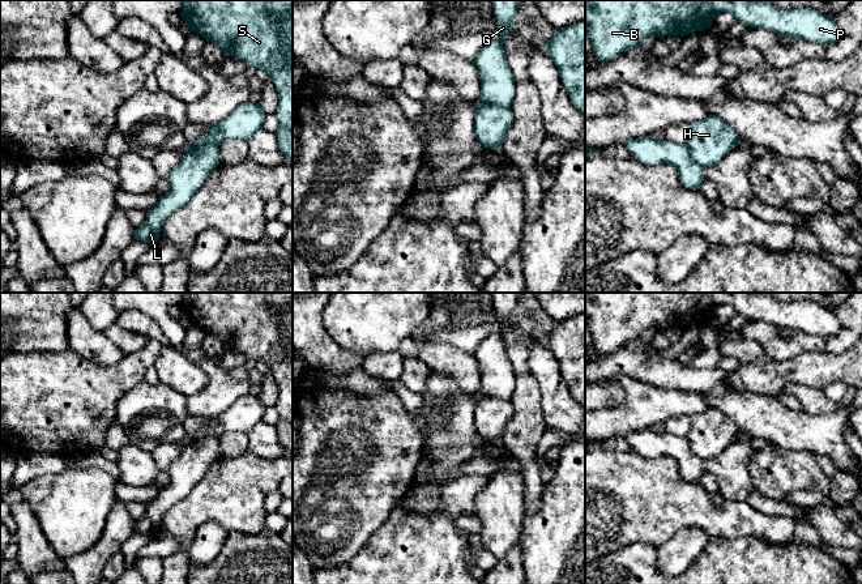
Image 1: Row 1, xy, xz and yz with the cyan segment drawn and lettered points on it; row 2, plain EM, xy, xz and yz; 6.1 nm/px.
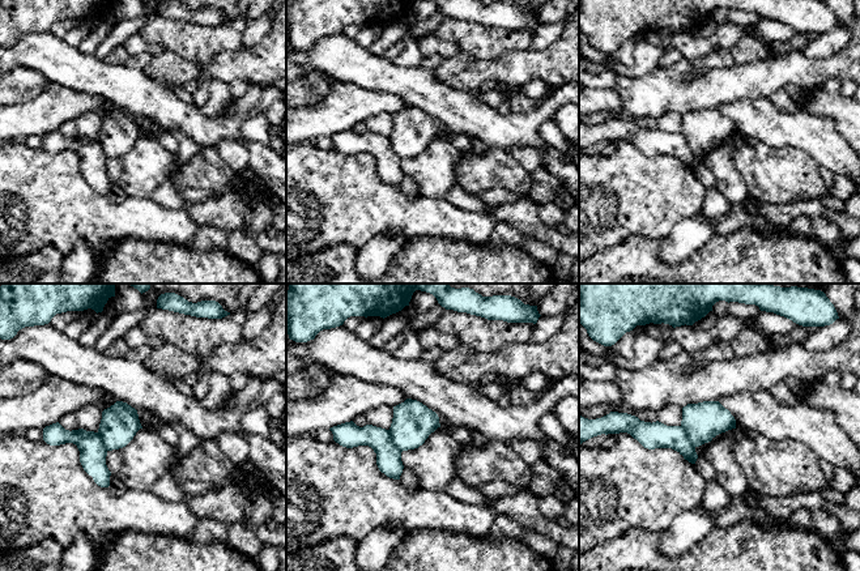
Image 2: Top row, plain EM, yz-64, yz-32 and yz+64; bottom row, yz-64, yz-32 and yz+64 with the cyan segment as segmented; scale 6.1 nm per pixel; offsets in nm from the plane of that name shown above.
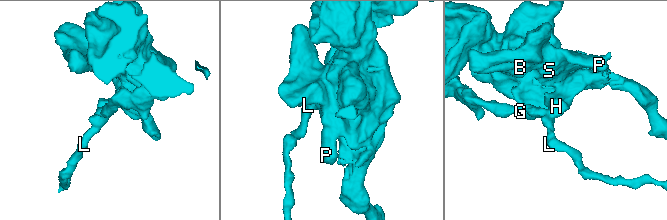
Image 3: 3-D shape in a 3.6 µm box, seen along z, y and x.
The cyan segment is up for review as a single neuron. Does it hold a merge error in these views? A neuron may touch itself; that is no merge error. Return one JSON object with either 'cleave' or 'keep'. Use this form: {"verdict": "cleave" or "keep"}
{"verdict": "cleave"}

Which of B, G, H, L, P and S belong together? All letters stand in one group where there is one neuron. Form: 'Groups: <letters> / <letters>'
Groups: B H P S / G L

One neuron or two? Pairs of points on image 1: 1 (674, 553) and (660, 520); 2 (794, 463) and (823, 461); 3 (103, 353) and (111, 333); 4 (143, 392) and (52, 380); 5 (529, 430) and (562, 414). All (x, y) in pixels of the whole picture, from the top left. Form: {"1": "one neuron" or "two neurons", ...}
{"1": "two neurons", "2": "two neurons", "3": "two neurons", "4": "two neurons", "5": "two neurons"}

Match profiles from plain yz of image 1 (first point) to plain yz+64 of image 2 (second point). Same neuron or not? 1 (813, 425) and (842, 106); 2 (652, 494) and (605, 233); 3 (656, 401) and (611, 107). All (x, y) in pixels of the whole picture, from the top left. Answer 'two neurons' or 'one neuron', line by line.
1: two neurons
2: one neuron
3: two neurons

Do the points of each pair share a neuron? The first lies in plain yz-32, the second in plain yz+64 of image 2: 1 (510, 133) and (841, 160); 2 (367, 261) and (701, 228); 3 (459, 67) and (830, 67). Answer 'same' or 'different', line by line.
1: same
2: same
3: same

